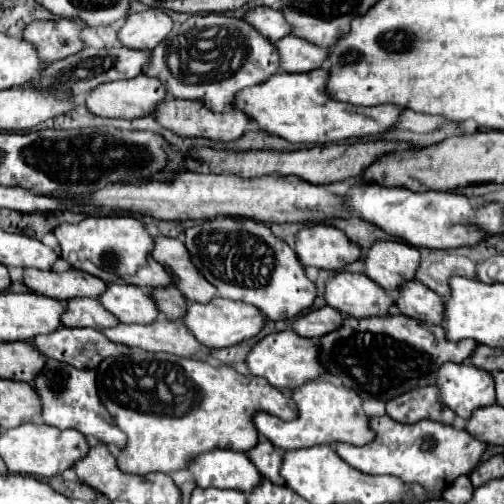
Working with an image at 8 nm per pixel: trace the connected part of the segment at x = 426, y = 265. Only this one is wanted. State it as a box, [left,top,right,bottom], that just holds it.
[417,250,477,296]

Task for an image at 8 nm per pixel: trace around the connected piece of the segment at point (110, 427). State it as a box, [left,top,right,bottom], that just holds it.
[33,360,125,448]

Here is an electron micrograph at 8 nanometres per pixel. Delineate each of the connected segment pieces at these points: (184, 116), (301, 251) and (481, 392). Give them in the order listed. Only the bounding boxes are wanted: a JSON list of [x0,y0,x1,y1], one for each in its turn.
[[153,98,251,142],[295,224,361,270],[437,364,495,420]]

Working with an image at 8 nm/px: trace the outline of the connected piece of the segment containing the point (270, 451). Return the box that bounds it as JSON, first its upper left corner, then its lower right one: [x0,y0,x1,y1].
[249,440,285,486]

